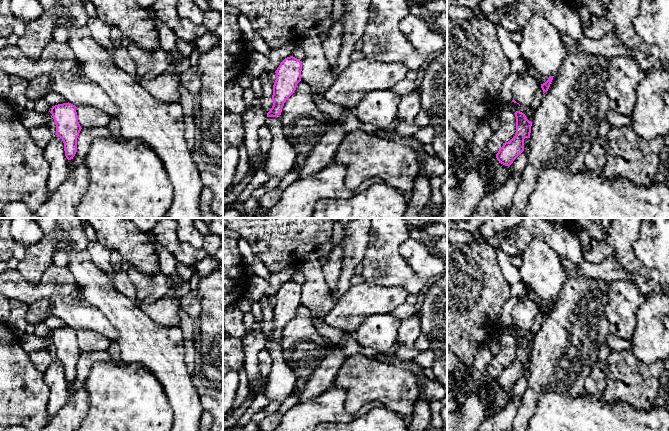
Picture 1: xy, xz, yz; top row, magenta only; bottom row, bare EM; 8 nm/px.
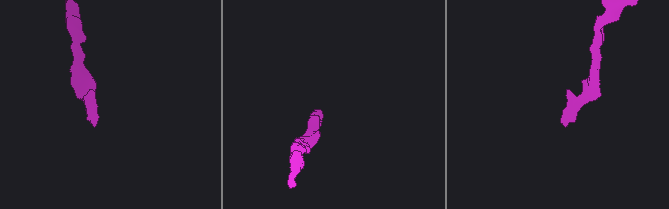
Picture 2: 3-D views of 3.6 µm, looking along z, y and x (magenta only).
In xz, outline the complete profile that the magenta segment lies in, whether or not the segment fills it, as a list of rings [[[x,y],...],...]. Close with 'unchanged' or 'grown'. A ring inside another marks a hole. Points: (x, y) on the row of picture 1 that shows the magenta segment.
[[[290,56],[285,58],[275,71],[276,80],[273,85],[273,106],[267,117],[281,115],[286,100],[294,93],[301,81],[302,61]]] | unchanged

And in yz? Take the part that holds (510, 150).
[[[516,111],[516,134],[496,154],[496,159],[480,168],[470,168],[464,181],[447,191],[447,218],[471,218],[481,199],[491,192],[488,183],[499,164],[510,166],[524,151],[524,139],[530,138],[532,122]]] | grown

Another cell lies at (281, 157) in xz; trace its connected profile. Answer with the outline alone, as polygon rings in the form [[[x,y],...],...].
[[[280,115],[267,117],[265,125],[272,133],[271,147],[266,153],[265,171],[270,178],[282,179],[294,168],[298,154],[283,133]]]

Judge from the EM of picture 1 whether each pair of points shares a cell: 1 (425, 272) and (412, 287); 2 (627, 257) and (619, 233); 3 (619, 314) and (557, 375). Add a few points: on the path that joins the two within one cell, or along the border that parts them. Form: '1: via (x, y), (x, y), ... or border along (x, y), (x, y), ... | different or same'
1: border along (422, 278), (425, 281) | different
2: via (623, 251), (621, 239) | same
3: border along (609, 300), (605, 307), (604, 315), (610, 333) | different

